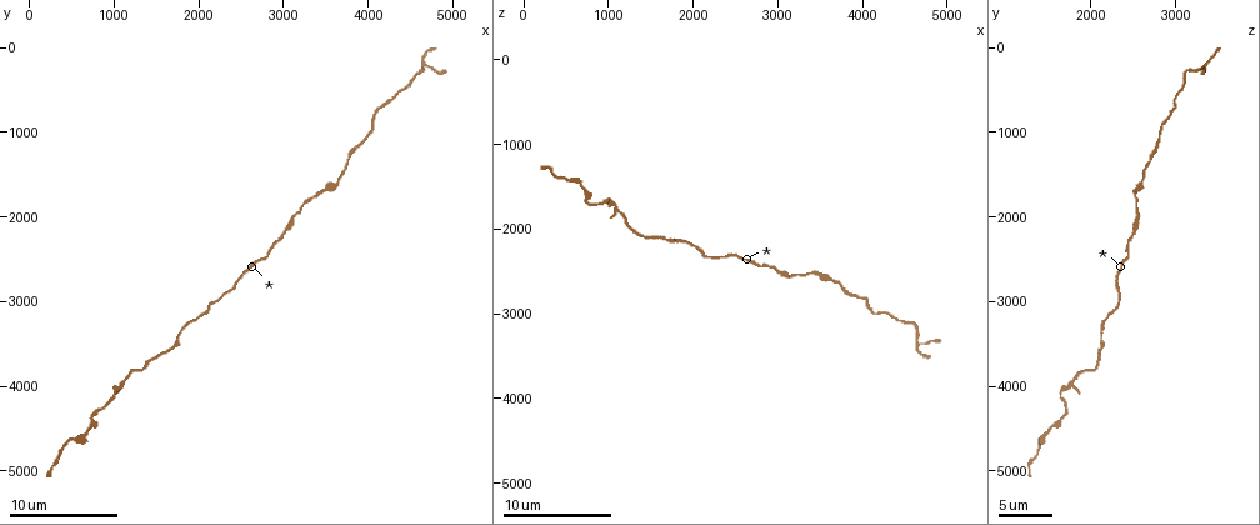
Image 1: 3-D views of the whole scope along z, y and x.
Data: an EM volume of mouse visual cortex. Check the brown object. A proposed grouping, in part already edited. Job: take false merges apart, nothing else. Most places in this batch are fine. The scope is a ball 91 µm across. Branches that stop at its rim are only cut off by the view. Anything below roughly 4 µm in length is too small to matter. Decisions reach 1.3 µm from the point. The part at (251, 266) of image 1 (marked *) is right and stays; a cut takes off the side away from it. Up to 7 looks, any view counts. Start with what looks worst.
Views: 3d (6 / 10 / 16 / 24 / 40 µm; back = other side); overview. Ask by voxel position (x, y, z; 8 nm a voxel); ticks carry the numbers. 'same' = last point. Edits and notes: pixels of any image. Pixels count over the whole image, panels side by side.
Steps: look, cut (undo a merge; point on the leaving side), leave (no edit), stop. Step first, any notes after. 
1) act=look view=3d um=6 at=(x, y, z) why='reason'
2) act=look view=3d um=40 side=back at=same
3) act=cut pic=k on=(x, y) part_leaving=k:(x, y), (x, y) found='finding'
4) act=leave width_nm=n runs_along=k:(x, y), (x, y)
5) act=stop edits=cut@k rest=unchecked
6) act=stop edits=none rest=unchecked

act=look view=3d um=10 at=(1150, 3900, 1850)

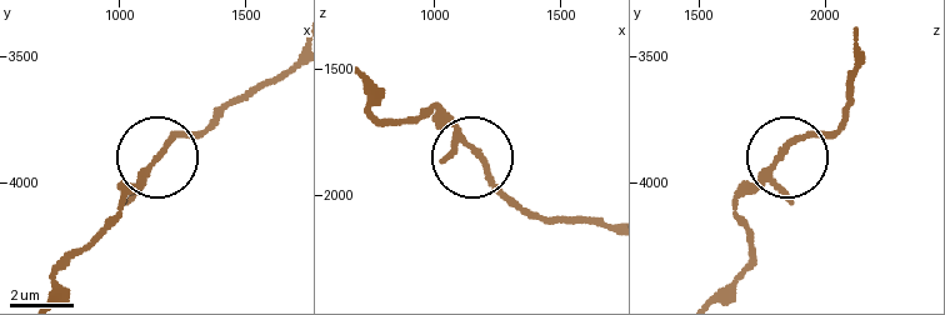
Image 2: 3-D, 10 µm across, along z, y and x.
act=leave arms=3 found='one cell here'

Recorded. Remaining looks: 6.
act=look view=3d um=10 at=(3900, 1100, 2800) why='calibre changes'

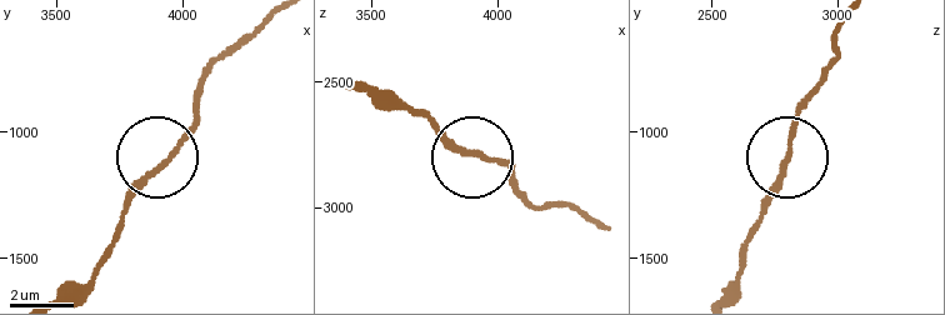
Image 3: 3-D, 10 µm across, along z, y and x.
act=leave runs_along=3:(79, 291), (130, 194), (168, 154), (198, 100) found='all the same cell'

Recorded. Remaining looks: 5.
act=look view=3d um=10 at=(800, 4300, 1700) why='calibre changes'

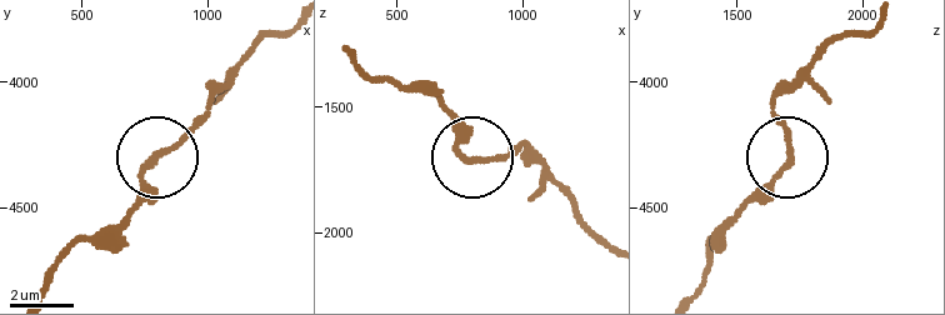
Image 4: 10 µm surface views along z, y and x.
act=leave width_nm=180 runs_along=4:(288, 30), (261, 35), (199, 121), (161, 154), (126, 231) found='continuous, no second cell'

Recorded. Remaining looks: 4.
act=stop edits=none rest=unchecked

